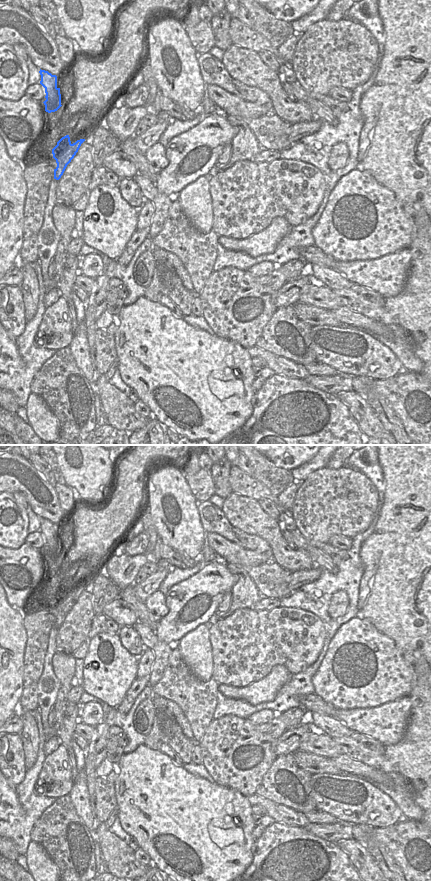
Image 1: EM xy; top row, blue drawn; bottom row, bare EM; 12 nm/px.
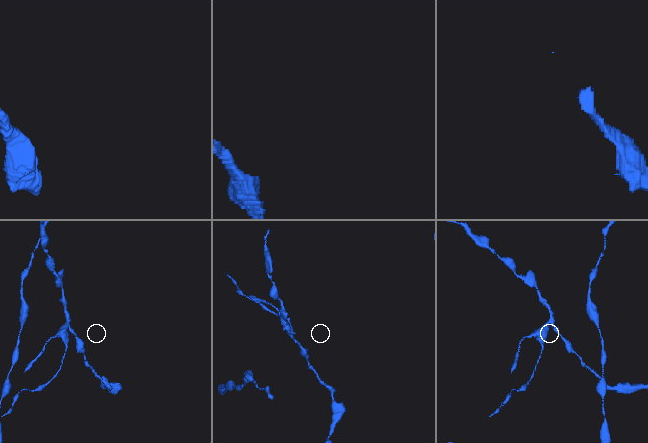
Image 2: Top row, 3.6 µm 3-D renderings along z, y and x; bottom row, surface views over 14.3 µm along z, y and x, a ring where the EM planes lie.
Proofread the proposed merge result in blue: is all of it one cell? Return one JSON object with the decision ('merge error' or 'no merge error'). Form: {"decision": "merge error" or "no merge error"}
{"decision": "merge error"}

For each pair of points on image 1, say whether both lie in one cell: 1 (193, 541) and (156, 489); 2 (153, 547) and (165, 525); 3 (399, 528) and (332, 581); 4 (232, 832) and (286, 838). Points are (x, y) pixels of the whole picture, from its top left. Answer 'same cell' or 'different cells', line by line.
1: same cell
2: different cells
3: different cells
4: different cells

